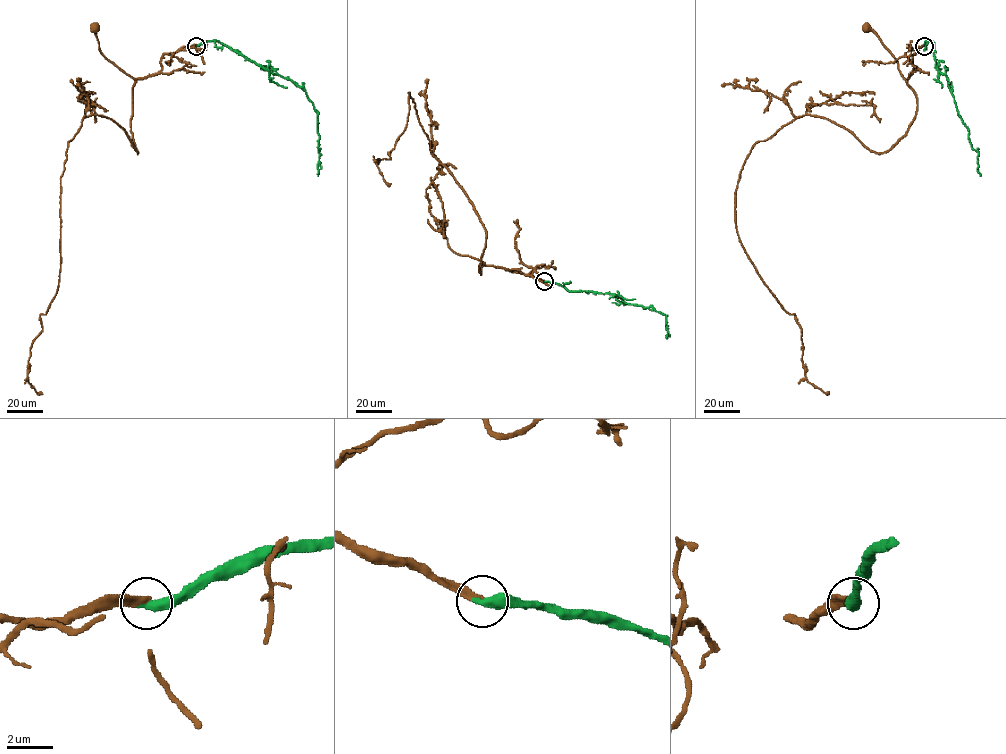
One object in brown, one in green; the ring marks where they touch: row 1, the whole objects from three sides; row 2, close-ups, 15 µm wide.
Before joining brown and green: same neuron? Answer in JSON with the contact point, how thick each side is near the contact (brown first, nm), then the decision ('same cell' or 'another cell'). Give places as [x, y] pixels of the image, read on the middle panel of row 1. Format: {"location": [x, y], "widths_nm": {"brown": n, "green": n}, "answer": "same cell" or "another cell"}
{"location": [544, 281], "widths_nm": {"brown": 300, "green": 440}, "answer": "same cell"}

